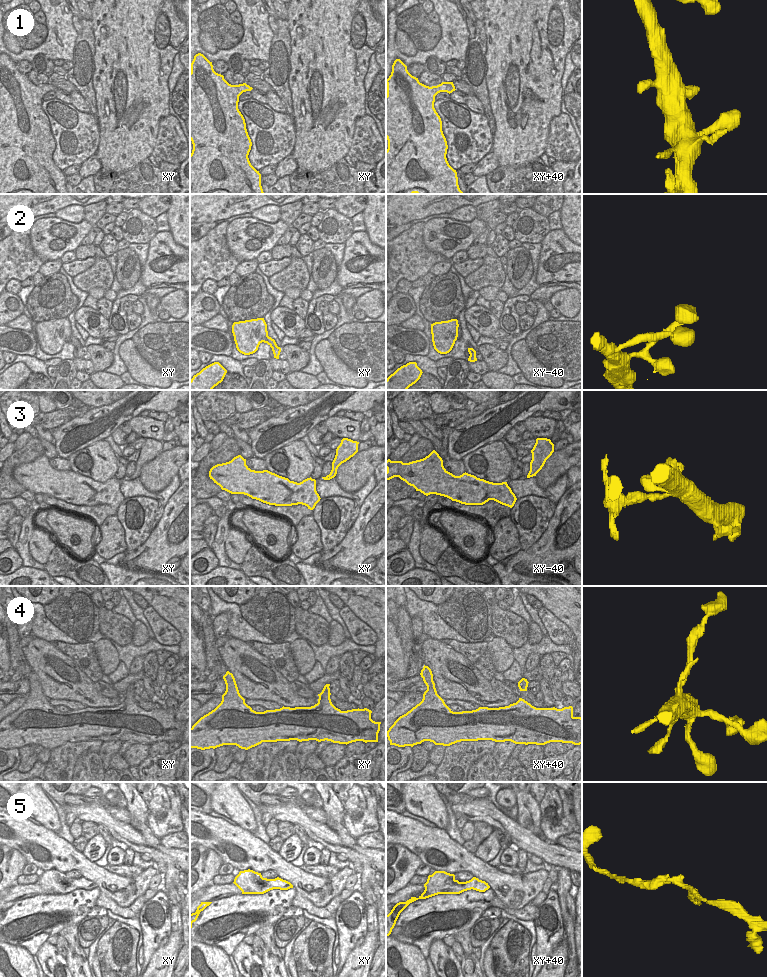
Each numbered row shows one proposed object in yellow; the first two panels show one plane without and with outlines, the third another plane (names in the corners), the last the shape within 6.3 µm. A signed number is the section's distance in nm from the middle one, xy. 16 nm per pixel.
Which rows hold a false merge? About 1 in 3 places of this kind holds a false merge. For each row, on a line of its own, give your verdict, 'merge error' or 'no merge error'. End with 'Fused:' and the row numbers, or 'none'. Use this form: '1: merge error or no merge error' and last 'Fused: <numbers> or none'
1: no merge error
2: no merge error
3: no merge error
4: no merge error
5: merge error
Fused: 5

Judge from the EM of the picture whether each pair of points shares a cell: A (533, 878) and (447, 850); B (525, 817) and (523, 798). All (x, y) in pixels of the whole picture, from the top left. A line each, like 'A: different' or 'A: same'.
A: same
B: same

